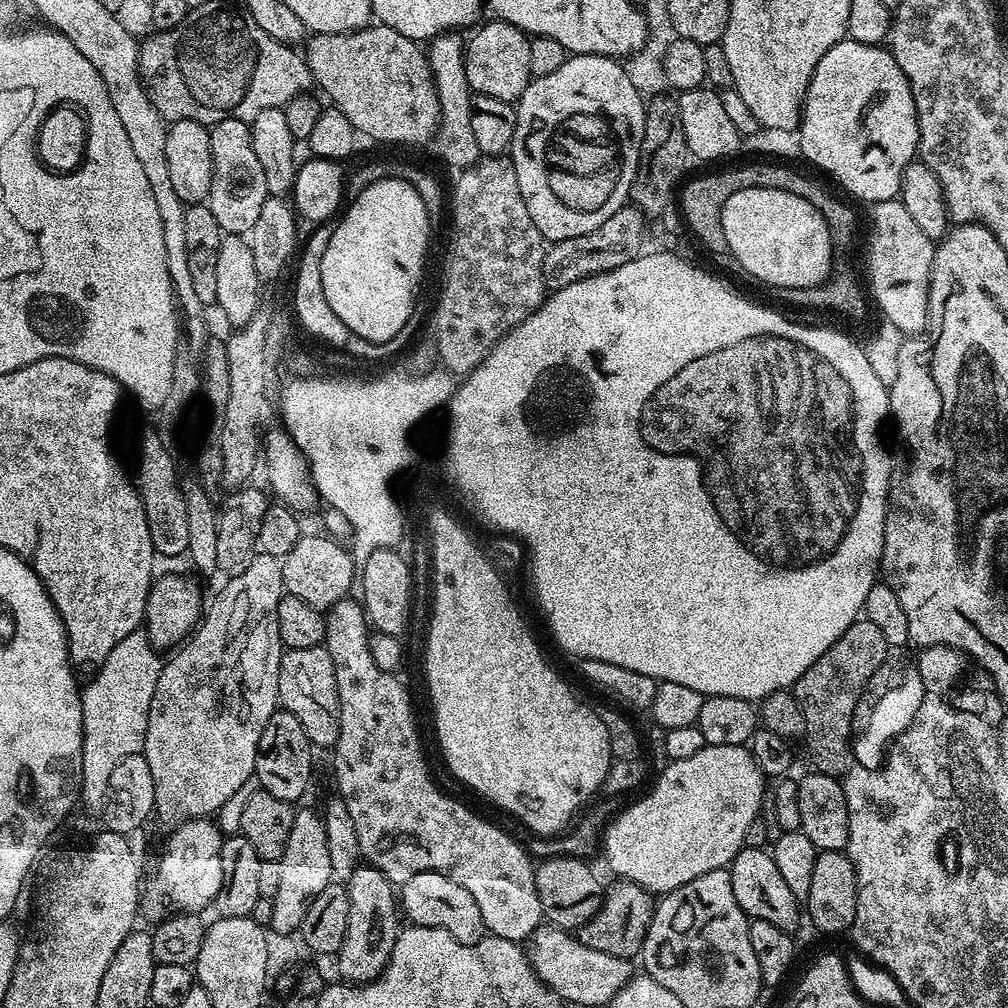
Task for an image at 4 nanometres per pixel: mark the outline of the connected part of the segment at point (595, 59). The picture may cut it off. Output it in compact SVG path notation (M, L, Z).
M569 55L558 70L545 76L537 76L528 83L521 94L516 110L516 129L510 149L510 159L514 166L514 174L518 174L518 190L522 190L522 202L526 202L526 210L530 210L530 218L534 218L534 226L544 235L545 241L555 242L566 238L578 238L578 234L590 234L590 230L598 230L602 222L618 208L629 203L631 183L635 181L639 168L640 144L643 142L643 128L646 111L645 97L634 88L628 77L628 69L619 59L610 56L574 56Z

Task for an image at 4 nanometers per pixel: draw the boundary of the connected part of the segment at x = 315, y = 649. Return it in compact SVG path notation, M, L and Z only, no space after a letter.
M306 646L306 650L290 648L281 651L278 666L279 703L283 711L294 714L306 730L306 738L317 749L335 749L338 742L340 707L338 706L338 682L334 678L334 661L323 646Z

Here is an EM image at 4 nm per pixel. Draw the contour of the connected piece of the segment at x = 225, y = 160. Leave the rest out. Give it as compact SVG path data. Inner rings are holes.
M226 118L208 128L210 134L210 158L212 159L212 177L207 206L210 214L218 222L221 233L229 236L242 236L257 221L262 204L269 198L266 186L266 174L258 154L254 154L252 130L247 120Z

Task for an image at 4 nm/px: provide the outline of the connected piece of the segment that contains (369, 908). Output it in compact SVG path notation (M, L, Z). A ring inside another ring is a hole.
M357 866L352 877L346 881L346 887L350 898L350 923L346 925L346 938L342 938L334 963L340 971L341 981L369 984L371 980L377 980L388 965L396 936L402 927L398 915L398 892L384 874L371 866Z

